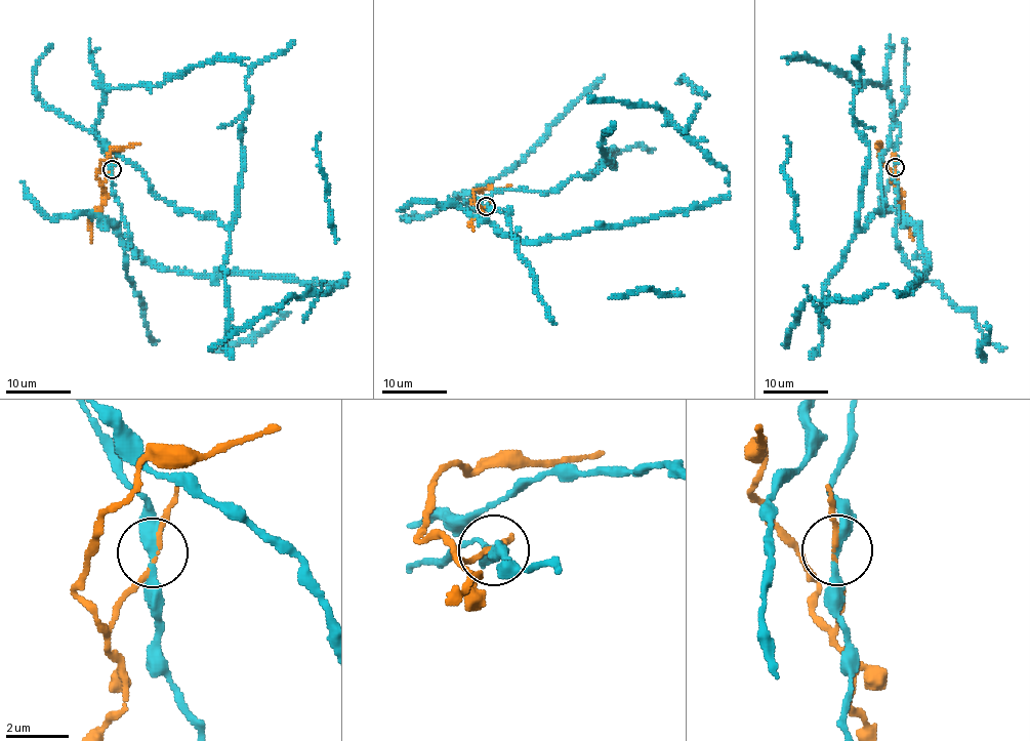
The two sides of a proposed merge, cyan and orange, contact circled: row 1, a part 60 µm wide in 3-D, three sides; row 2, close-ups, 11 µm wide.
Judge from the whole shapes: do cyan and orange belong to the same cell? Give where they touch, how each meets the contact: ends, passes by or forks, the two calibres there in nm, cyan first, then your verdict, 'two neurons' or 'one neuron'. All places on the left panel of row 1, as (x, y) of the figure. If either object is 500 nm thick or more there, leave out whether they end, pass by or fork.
(112, 169) | cyan passes by | orange passes by | 340/130 nm | two neurons

